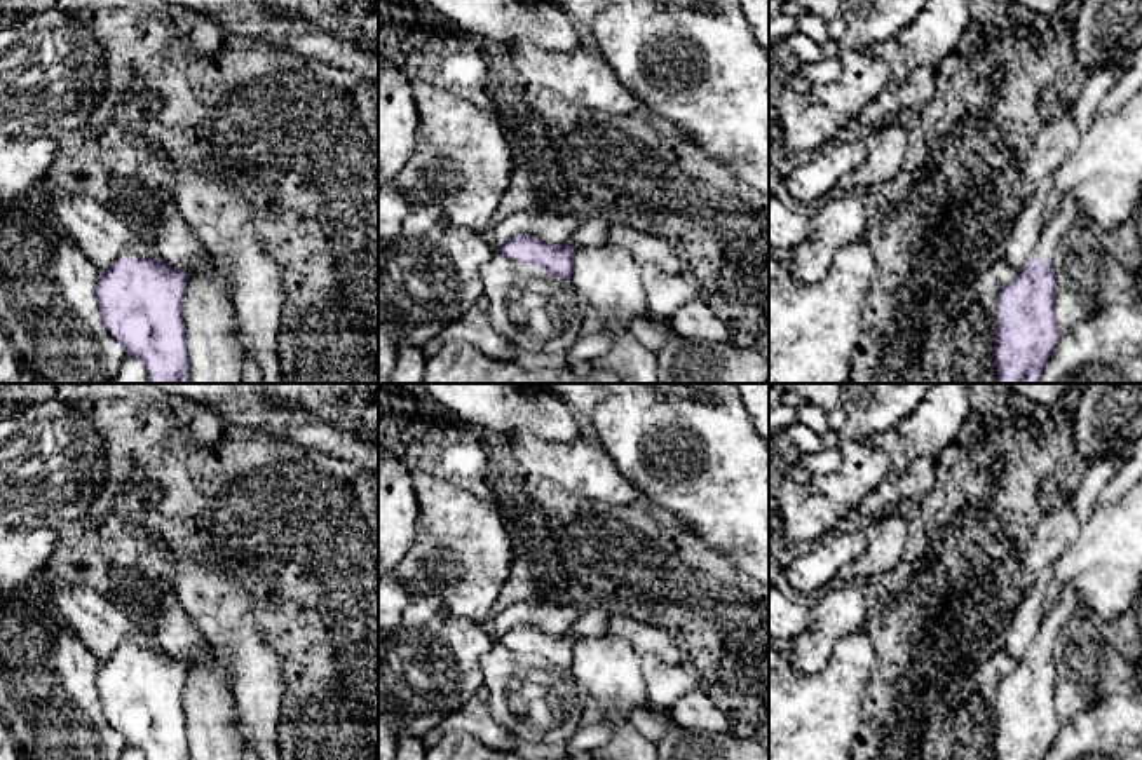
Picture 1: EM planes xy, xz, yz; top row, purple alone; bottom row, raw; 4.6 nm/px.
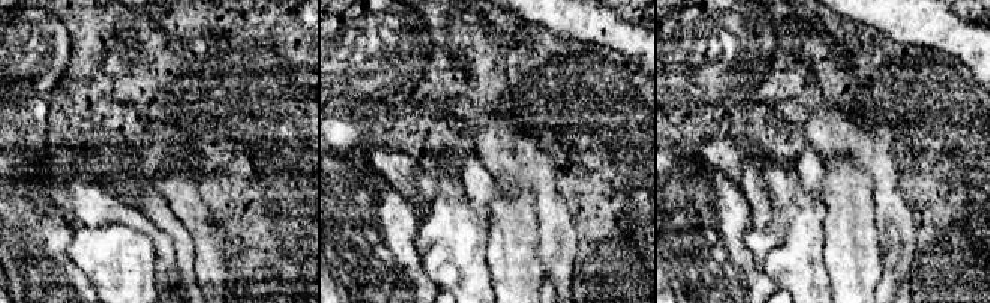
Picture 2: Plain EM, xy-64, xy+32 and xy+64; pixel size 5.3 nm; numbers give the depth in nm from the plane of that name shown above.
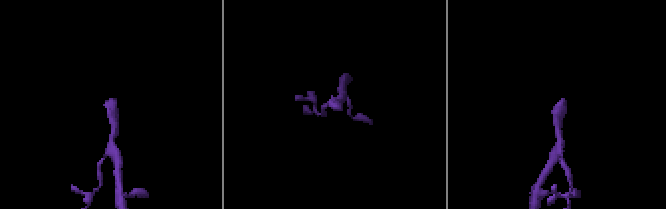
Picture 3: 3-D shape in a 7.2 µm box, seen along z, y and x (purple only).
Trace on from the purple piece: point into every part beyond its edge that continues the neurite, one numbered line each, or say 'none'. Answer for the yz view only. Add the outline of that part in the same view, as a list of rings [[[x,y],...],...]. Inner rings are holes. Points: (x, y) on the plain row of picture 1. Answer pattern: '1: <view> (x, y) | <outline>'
1: yz (1048, 635) | [[[1067,586],[1058,603],[1043,619],[1029,650],[1037,648],[1041,652],[1055,652],[1060,645],[1062,631],[1074,619],[1076,607],[1076,589]]]

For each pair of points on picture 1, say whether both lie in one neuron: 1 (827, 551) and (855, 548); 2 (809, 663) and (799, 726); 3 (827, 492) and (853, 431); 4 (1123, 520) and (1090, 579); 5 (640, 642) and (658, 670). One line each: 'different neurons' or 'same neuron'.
1: same neuron
2: different neurons
3: different neurons
4: same neuron
5: different neurons

